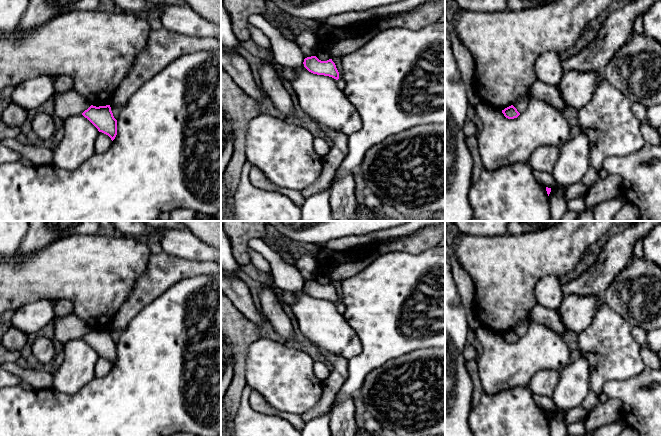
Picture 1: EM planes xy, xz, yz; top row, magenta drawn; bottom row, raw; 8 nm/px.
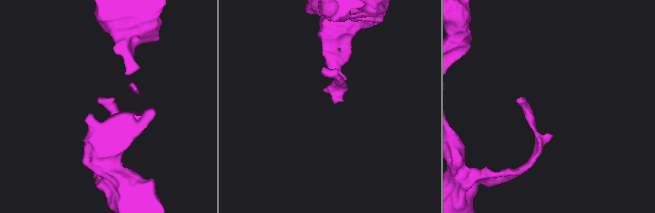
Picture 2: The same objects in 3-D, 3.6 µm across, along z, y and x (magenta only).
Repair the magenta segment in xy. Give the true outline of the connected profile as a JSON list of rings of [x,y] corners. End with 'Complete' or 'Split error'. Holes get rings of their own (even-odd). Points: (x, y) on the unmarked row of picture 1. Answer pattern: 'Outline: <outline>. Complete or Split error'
Outline: [[[91,329],[82,339],[87,342],[99,356],[108,359],[113,365],[117,359],[117,344],[114,342],[110,329]]]. Complete

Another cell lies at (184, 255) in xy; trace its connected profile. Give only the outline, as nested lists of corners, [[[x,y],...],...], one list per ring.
[[[187,228],[164,230],[160,234],[160,243],[162,251],[150,256],[145,274],[137,280],[131,294],[114,316],[110,330],[122,332],[142,309],[179,281],[201,275],[221,273],[219,264],[221,250],[204,243]]]

